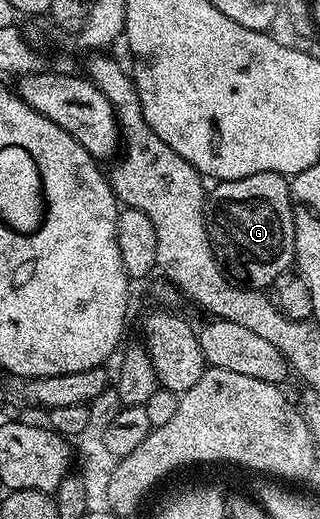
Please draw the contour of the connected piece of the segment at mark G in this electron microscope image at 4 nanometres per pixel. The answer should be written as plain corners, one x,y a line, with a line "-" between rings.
258,172
229,182
217,181
213,186
206,198
208,235
224,273
231,281
253,290
271,287
272,281
293,265
296,256
289,179
274,172

